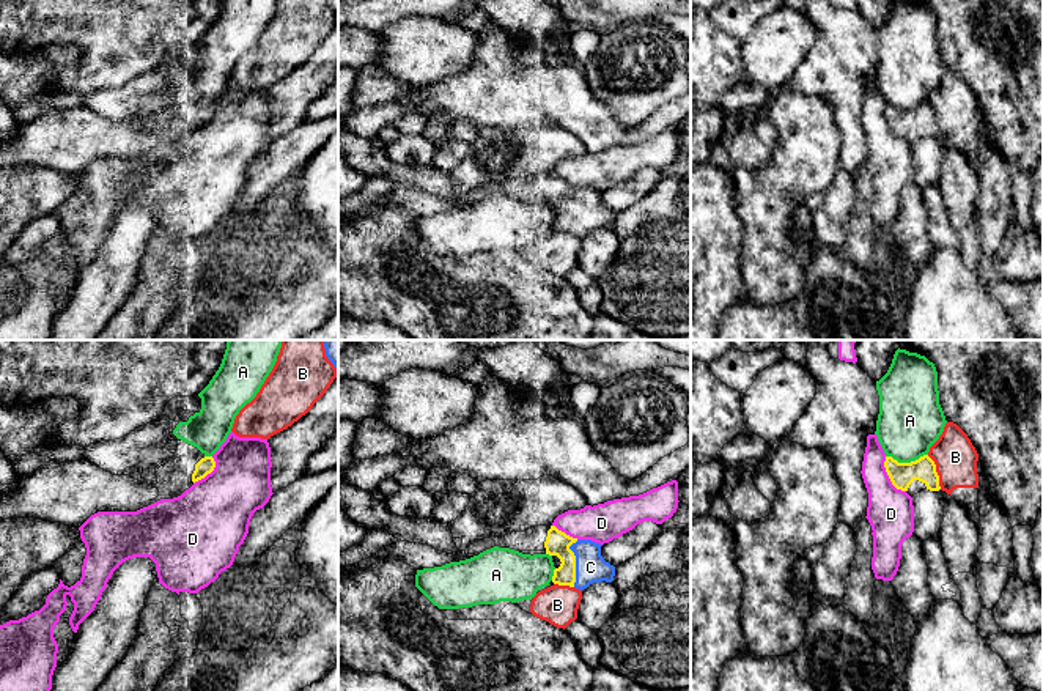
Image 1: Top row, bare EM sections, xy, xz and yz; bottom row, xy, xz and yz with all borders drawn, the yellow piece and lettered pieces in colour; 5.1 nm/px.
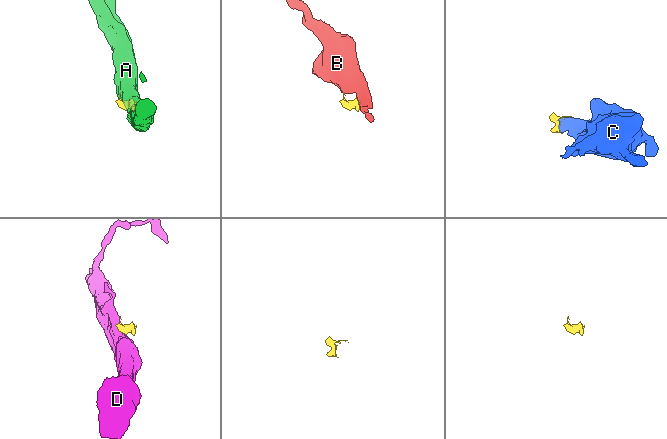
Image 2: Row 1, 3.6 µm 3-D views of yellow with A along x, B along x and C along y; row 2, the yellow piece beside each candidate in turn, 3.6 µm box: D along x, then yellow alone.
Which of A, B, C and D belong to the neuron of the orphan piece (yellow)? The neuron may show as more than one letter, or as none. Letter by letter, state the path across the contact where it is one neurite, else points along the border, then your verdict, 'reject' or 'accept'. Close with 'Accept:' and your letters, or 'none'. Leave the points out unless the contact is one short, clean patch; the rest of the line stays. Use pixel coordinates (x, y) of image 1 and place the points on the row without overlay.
A: reject
B: reject
C: way xz (557, 191), (574, 210), (590, 214); accept
D: reject
Accept: C

